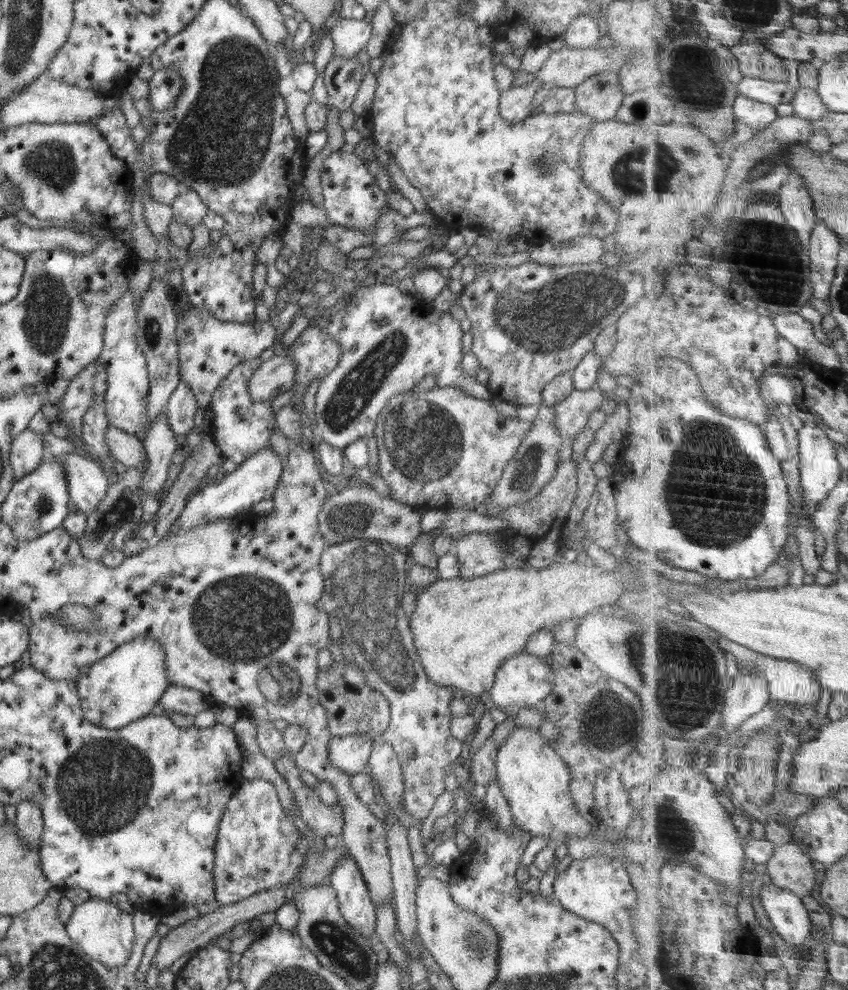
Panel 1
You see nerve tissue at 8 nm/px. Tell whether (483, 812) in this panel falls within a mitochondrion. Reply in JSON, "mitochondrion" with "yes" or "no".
{"mitochondrion":"no"}

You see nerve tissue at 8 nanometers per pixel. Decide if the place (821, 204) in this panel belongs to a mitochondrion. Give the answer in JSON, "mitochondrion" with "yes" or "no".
{"mitochondrion":"no"}

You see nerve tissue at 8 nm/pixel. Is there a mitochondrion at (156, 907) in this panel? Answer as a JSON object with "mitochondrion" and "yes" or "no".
{"mitochondrion":"no"}

